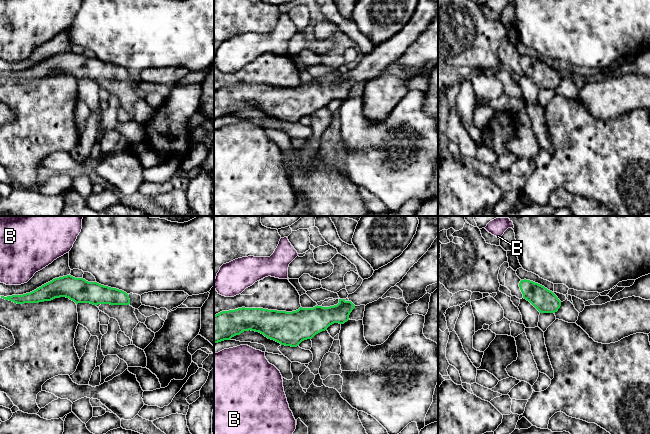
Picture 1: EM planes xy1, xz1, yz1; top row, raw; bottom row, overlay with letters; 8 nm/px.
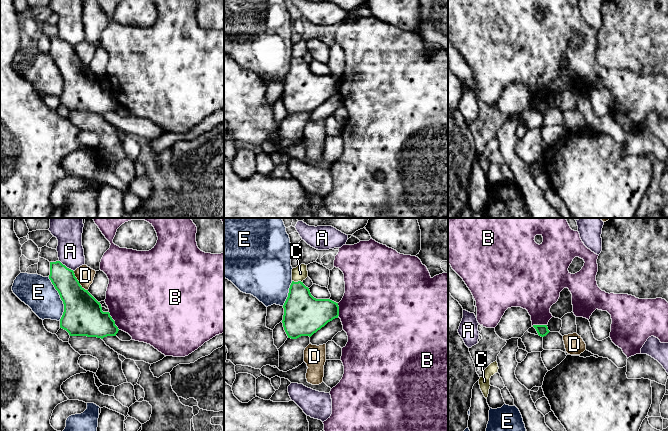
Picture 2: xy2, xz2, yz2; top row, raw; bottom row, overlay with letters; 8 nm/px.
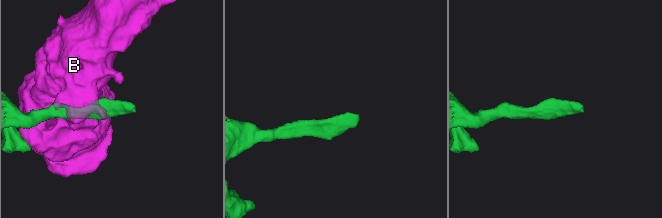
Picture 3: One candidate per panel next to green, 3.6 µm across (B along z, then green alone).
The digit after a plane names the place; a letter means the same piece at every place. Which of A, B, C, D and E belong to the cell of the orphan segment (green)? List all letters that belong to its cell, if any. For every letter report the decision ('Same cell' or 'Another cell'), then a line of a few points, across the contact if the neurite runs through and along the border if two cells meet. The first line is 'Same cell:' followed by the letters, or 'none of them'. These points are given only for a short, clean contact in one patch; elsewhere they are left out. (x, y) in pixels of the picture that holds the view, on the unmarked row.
Same cell: none of them
A: Another cell
B: Another cell. Line: xy2 (108, 88), (119, 105)
C: Another cell
D: Another cell. Line: xy2 (73, 47), (78, 58), (87, 66)
E: Another cell

